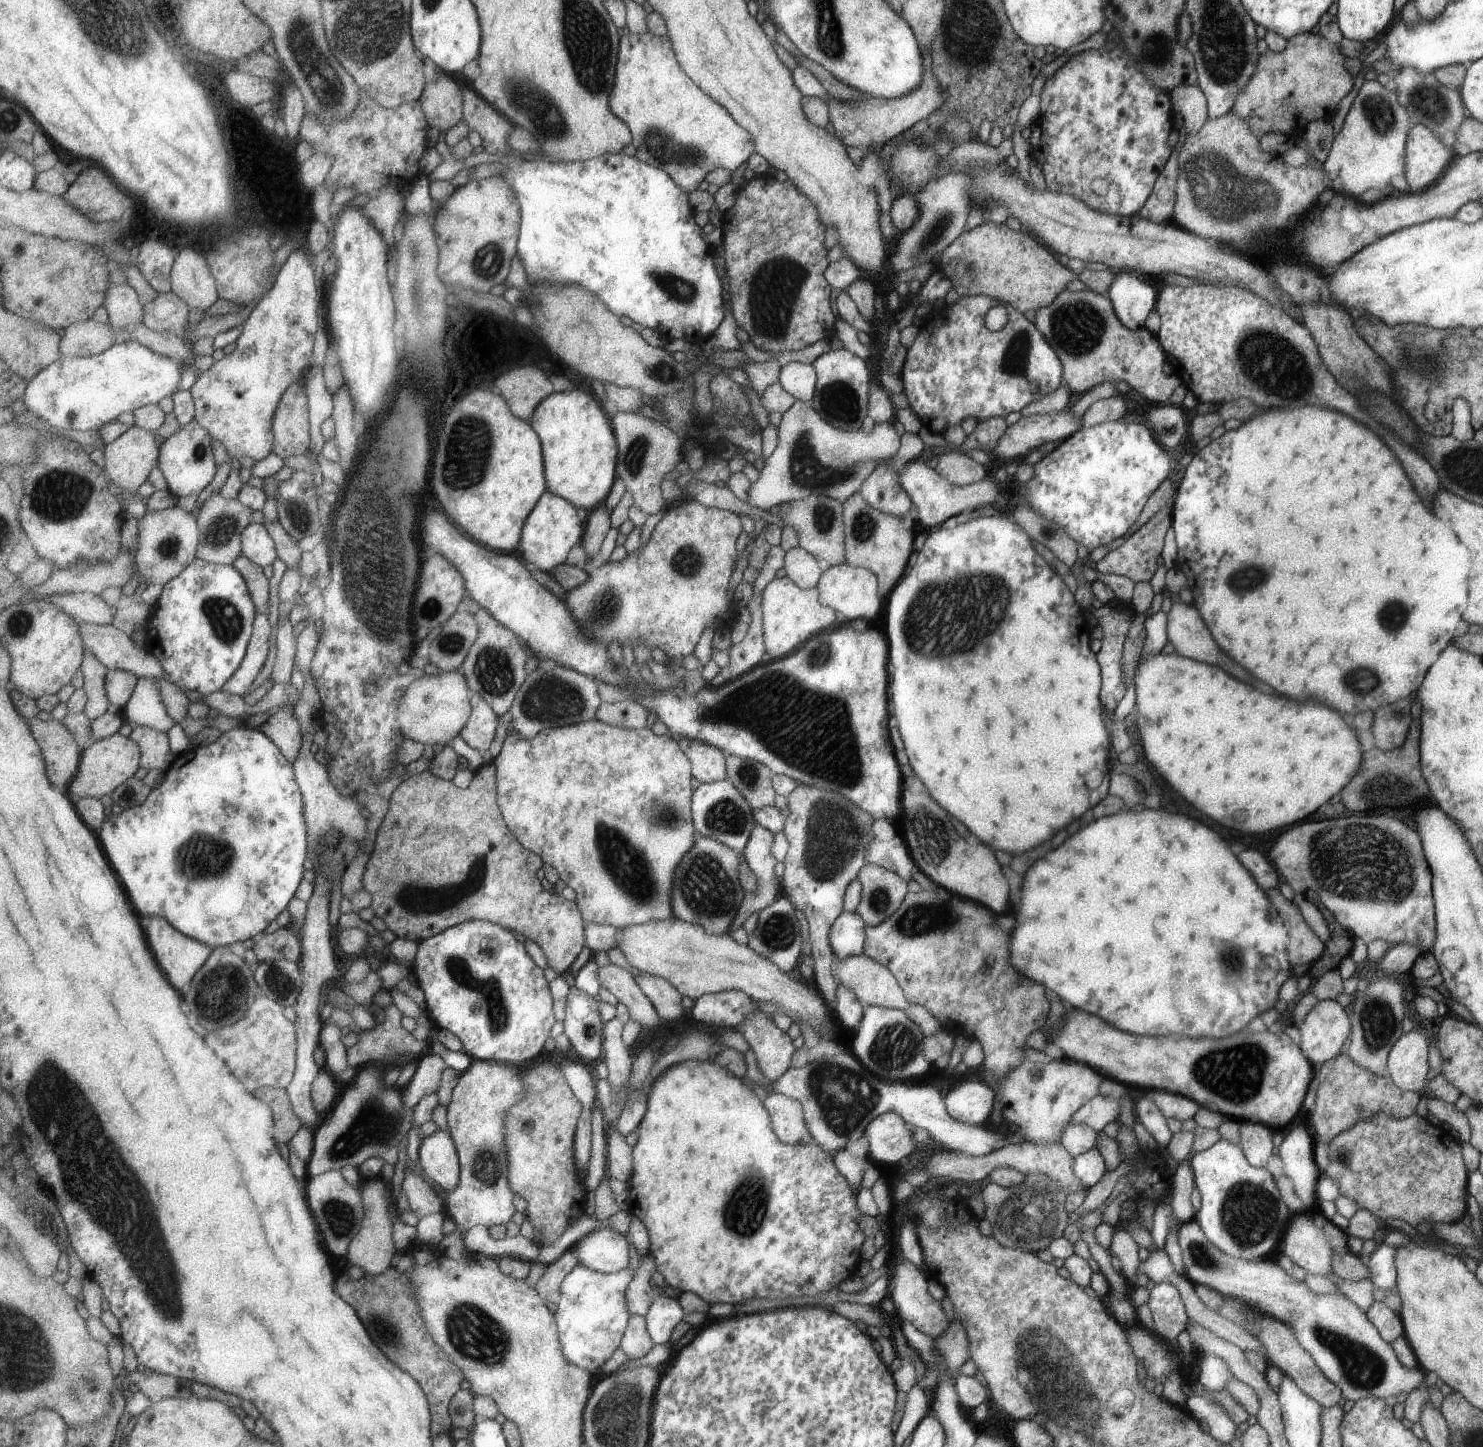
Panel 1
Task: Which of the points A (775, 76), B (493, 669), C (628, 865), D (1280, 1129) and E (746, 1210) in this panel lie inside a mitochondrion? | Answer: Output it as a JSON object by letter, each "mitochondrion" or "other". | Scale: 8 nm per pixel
{"A":"other","B":"mitochondrion","C":"mitochondrion","D":"other","E":"mitochondrion"}

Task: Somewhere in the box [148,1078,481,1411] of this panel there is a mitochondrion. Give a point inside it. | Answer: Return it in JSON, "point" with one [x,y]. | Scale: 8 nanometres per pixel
{"point":[340,1219]}

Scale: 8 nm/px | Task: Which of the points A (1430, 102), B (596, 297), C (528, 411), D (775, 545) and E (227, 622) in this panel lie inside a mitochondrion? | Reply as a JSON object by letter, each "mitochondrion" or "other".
{"A":"mitochondrion","B":"other","C":"other","D":"other","E":"mitochondrion"}

